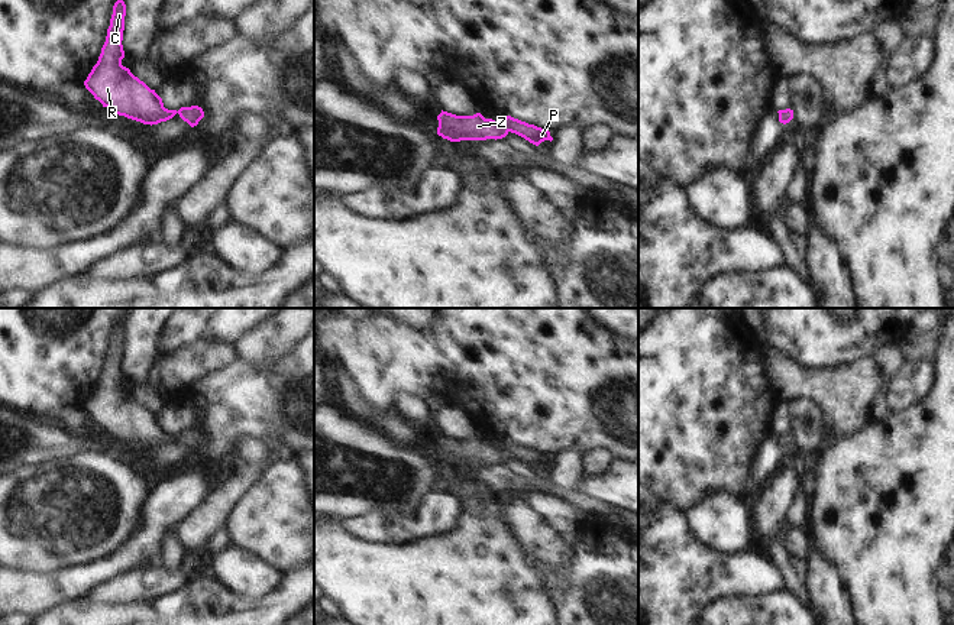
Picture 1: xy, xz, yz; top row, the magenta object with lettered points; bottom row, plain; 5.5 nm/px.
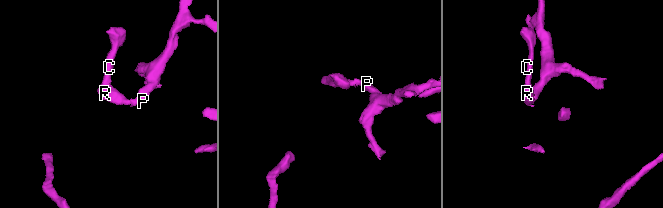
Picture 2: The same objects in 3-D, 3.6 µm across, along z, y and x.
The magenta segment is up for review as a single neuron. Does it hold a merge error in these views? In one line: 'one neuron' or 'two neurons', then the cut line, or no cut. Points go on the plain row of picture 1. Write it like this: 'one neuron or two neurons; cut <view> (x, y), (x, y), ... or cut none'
one neuron; cut none

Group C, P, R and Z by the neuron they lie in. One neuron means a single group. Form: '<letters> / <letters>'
C P R Z

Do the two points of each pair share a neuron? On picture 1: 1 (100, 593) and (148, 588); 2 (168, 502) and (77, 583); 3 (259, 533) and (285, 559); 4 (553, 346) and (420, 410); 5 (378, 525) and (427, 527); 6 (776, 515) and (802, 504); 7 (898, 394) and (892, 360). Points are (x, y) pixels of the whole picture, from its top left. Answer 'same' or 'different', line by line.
1: same
2: same
3: same
4: different
5: same
6: different
7: different

